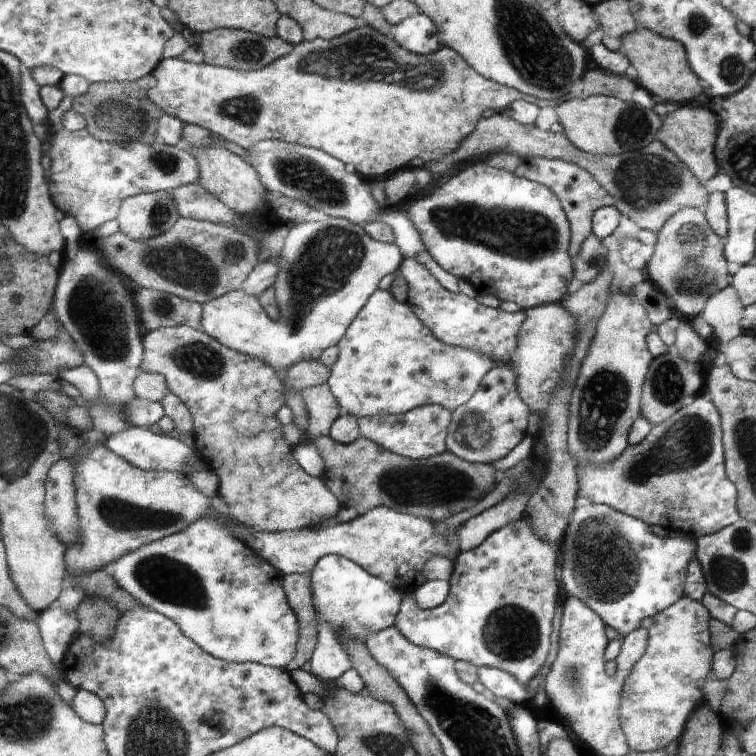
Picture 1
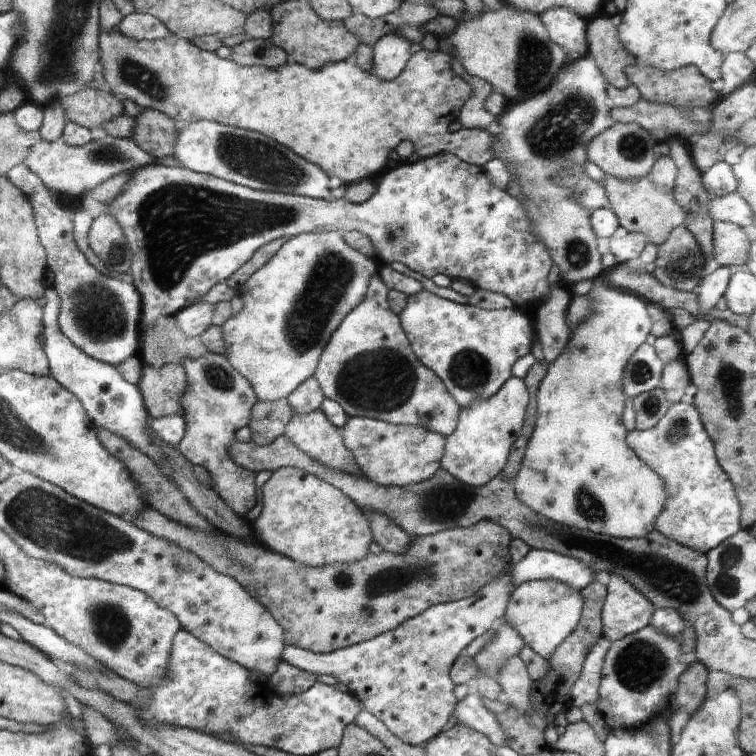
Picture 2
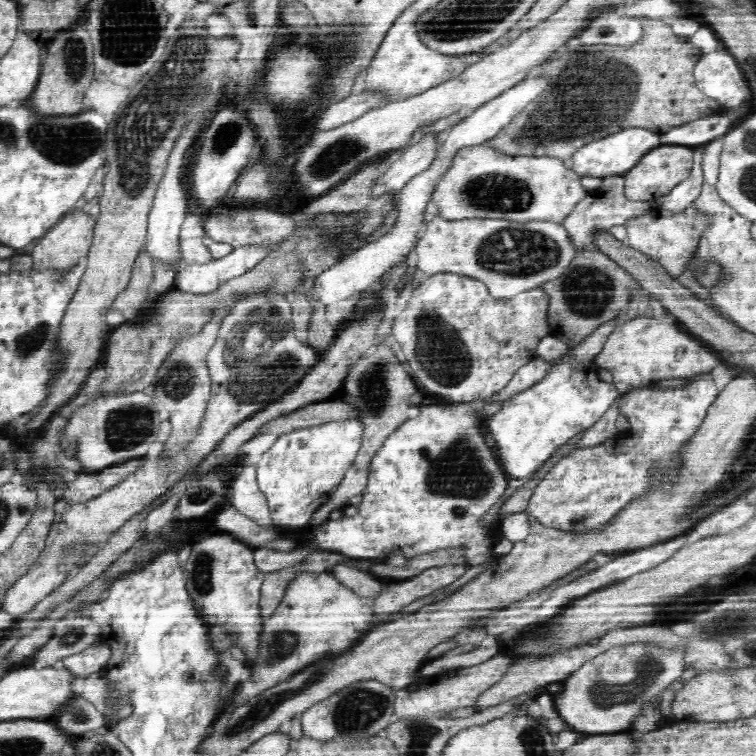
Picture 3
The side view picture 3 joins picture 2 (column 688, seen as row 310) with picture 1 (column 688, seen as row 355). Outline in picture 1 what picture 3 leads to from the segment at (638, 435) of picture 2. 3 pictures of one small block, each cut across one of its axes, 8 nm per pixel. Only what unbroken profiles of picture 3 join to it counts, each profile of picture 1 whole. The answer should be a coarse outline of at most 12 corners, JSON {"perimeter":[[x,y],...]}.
{"perimeter":[[717,406],[578,463],[579,494],[688,538],[735,523]]}

